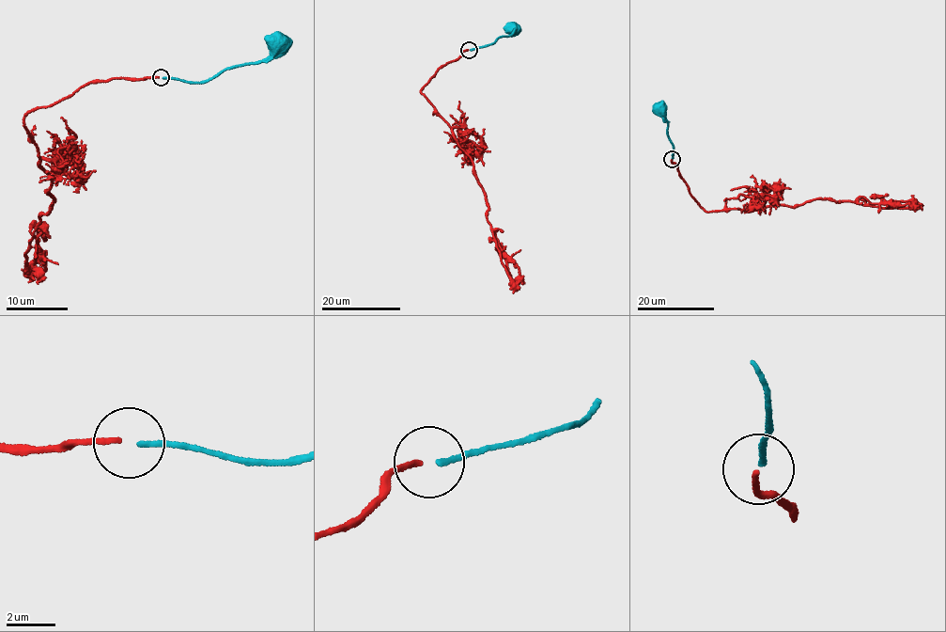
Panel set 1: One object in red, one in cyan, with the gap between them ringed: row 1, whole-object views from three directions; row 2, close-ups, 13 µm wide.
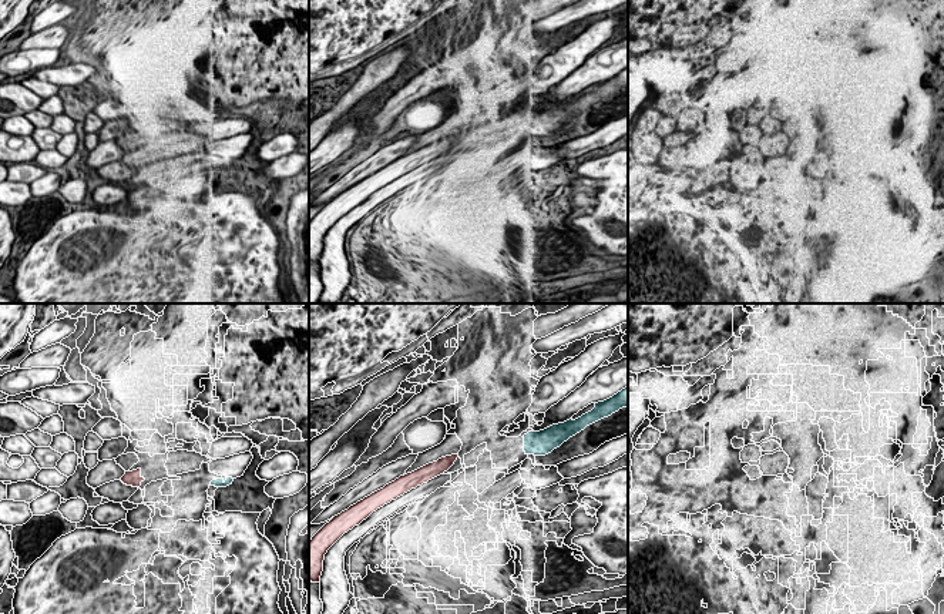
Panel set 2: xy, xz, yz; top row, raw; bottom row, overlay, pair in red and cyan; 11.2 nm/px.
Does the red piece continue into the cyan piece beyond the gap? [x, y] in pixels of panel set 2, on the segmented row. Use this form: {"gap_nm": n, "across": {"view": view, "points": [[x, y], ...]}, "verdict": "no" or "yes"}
{"gap_nm": 750, "across": {"view": "xy", "points": [[144, 479], [210, 485]]}, "verdict": "no"}

